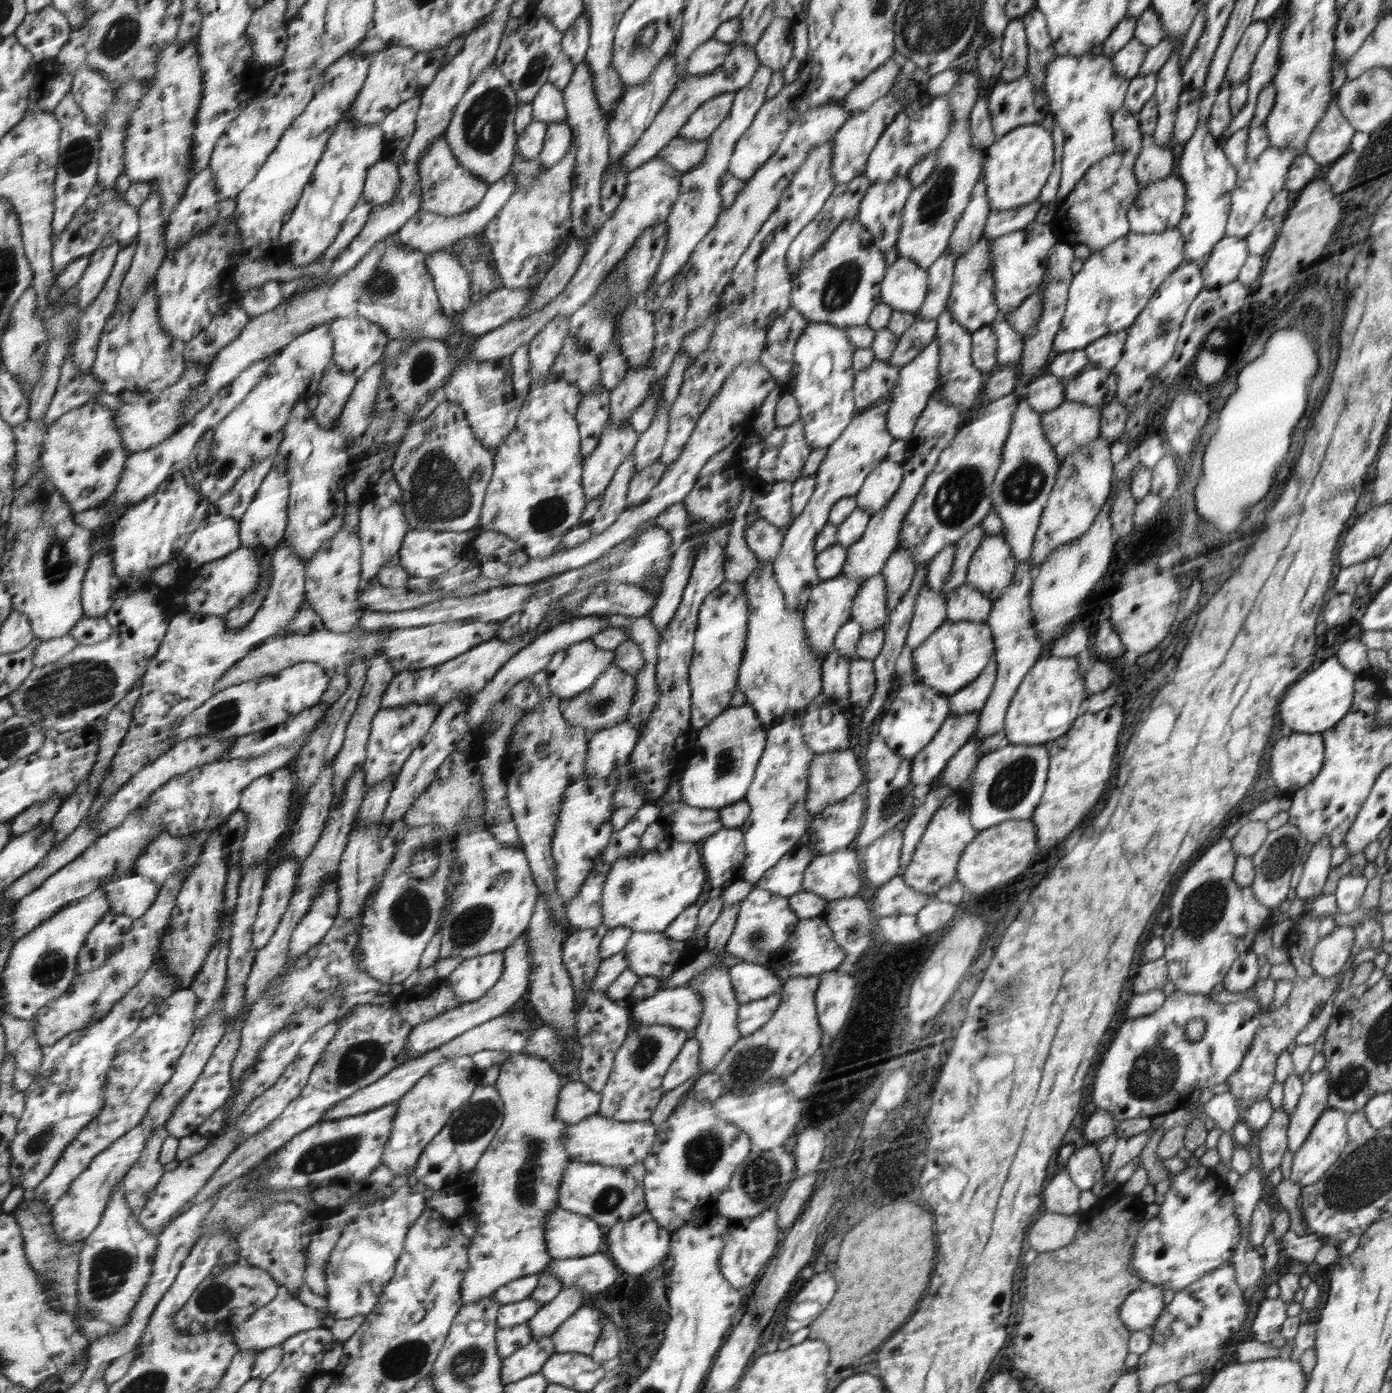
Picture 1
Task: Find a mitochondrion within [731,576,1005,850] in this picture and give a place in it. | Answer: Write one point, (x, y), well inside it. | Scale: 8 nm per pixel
(897, 798)

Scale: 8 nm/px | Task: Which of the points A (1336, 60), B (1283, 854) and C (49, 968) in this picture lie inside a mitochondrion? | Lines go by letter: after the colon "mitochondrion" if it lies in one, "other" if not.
A: other
B: mitochondrion
C: mitochondrion

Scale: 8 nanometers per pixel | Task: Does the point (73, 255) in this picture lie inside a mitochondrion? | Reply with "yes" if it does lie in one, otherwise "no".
no

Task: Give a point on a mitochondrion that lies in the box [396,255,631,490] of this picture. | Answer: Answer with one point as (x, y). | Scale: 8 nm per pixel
(424, 367)

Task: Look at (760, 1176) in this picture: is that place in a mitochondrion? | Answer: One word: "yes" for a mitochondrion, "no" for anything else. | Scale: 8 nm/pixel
yes

